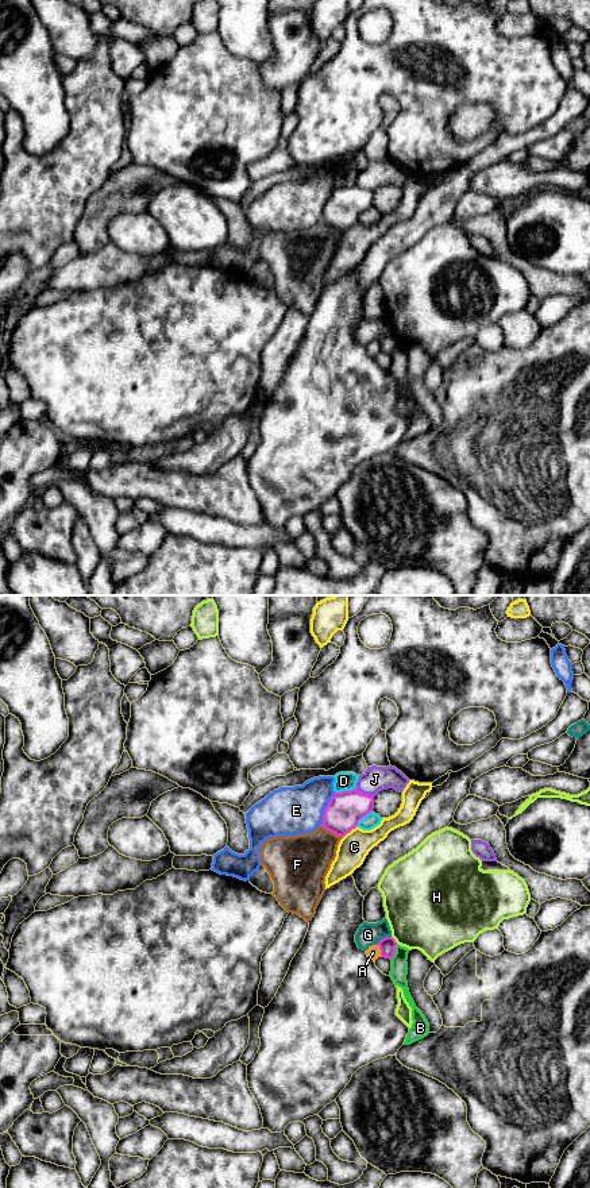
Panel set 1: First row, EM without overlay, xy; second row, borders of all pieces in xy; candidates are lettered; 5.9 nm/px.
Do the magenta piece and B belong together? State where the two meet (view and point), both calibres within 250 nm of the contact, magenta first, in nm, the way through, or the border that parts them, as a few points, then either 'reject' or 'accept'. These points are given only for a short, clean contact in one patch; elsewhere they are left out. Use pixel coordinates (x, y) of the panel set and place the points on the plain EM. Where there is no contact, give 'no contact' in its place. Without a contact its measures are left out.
contact xy (394, 347); calibres 100 and 100 nm; border xy (397, 339), (396, 347), (390, 354); reject

